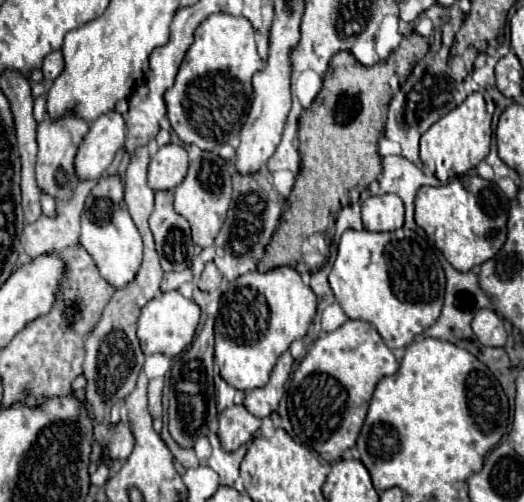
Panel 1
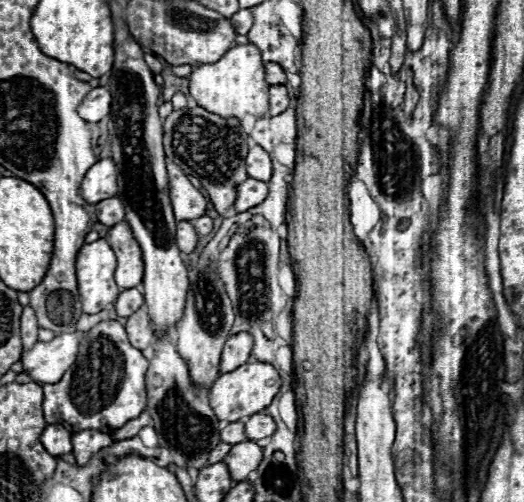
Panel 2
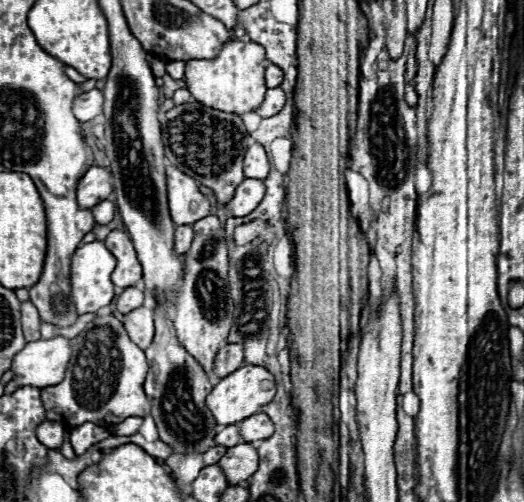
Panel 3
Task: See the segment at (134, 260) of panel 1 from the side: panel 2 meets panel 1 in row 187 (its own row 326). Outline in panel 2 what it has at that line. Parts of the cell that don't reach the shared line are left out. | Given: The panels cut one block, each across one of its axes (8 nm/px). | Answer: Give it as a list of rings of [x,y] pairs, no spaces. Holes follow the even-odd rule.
[[[116,320],[96,324],[86,332],[78,360],[68,368],[56,384],[44,384],[44,418],[48,424],[62,424],[70,434],[84,428],[96,428],[98,432],[112,434],[128,420],[138,418],[146,408],[144,376],[148,360],[140,350],[132,348],[126,338],[124,326]]]

